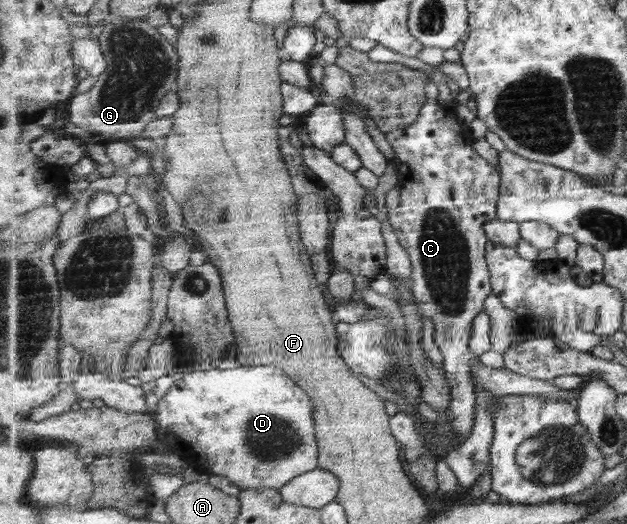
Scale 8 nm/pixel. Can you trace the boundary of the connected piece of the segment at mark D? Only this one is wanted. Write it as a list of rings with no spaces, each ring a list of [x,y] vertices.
[[[254,366],[254,387],[250,375],[252,367],[192,371],[176,381],[172,391],[160,401],[160,411],[150,415],[155,419],[160,440],[172,445],[174,452],[204,478],[222,475],[242,490],[282,489],[296,477],[312,472],[319,462],[319,441],[314,436],[312,417],[315,405],[311,403],[311,397],[279,367]]]

